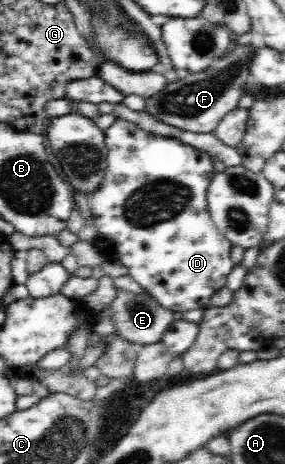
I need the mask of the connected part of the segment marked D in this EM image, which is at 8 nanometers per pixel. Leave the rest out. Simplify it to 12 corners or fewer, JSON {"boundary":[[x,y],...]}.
{"boundary":[[117,118],[88,194],[111,263],[171,312],[233,271],[213,157]]}

